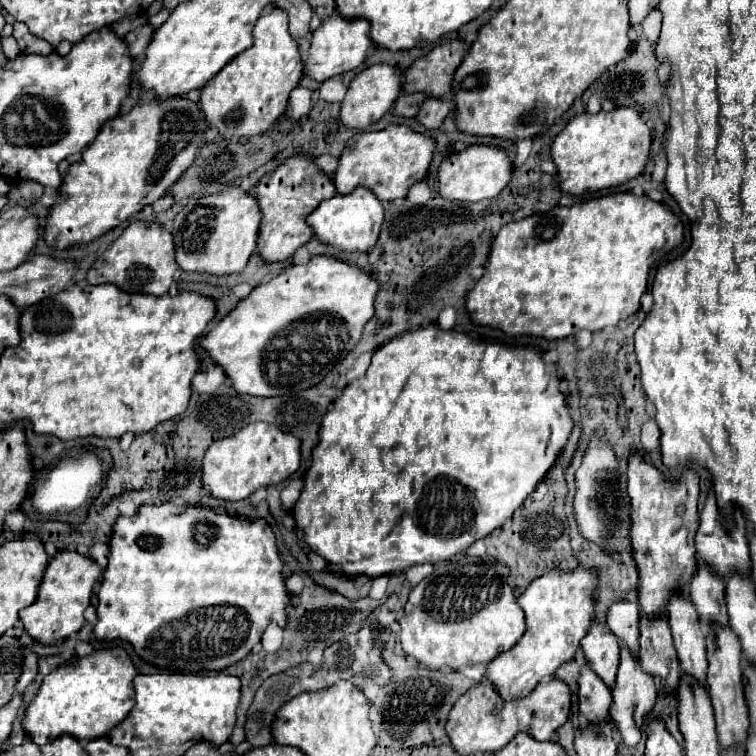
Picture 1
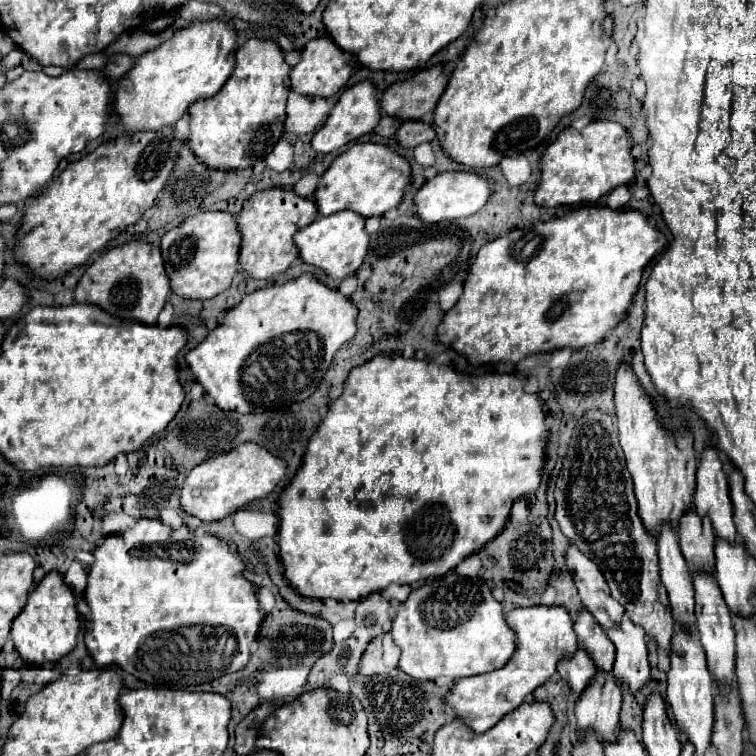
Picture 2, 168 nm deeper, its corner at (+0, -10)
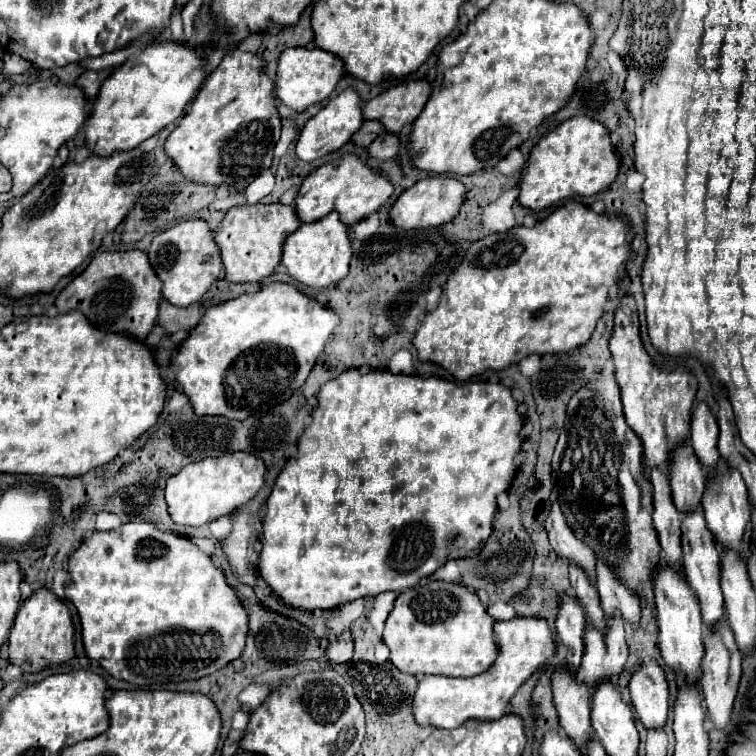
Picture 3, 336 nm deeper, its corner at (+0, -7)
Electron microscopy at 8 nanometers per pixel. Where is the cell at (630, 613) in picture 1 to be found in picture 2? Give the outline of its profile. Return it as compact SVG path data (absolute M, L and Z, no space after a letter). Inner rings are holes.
M575 545L567 549L567 569L573 571L579 597L587 611L597 619L597 623L605 631L621 627L621 621L627 615L625 607L611 597L609 585L601 569L591 559L587 559Z

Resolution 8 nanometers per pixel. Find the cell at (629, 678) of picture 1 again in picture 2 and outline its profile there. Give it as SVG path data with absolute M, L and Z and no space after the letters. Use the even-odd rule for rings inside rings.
M625 619L625 623L621 623L621 629L607 631L607 635L617 647L613 677L631 693L639 691L641 687L647 685L651 675L651 667L647 661L645 635L641 635L641 627Z

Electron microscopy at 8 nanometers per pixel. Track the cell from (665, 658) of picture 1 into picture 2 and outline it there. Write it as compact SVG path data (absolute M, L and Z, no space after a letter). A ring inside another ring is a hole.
M587 411L585 419L579 419L557 477L555 501L555 519L563 535L603 569L611 595L625 605L627 617L643 627L645 635L659 647L671 651L673 619L667 591L659 579L657 543L649 539L637 515L633 481L621 455L613 417L603 415L603 411Z

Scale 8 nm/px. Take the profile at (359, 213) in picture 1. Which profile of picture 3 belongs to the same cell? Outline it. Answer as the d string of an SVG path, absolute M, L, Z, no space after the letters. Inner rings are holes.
M331 212L317 222L301 224L291 236L287 236L283 244L281 266L285 266L289 276L293 276L297 282L309 288L331 288L341 278L347 276L349 260L351 260L351 242L347 236L347 226L341 224L337 212Z

